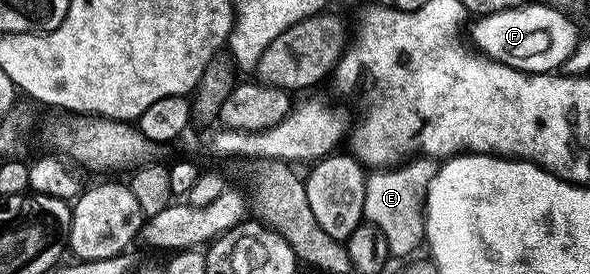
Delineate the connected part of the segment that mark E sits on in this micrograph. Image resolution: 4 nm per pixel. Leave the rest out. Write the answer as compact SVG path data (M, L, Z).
M427 156L395 170L377 169L366 176L364 191L364 218L379 227L387 237L392 256L405 257L424 242L425 224L423 204L427 187L435 177L438 164Z

